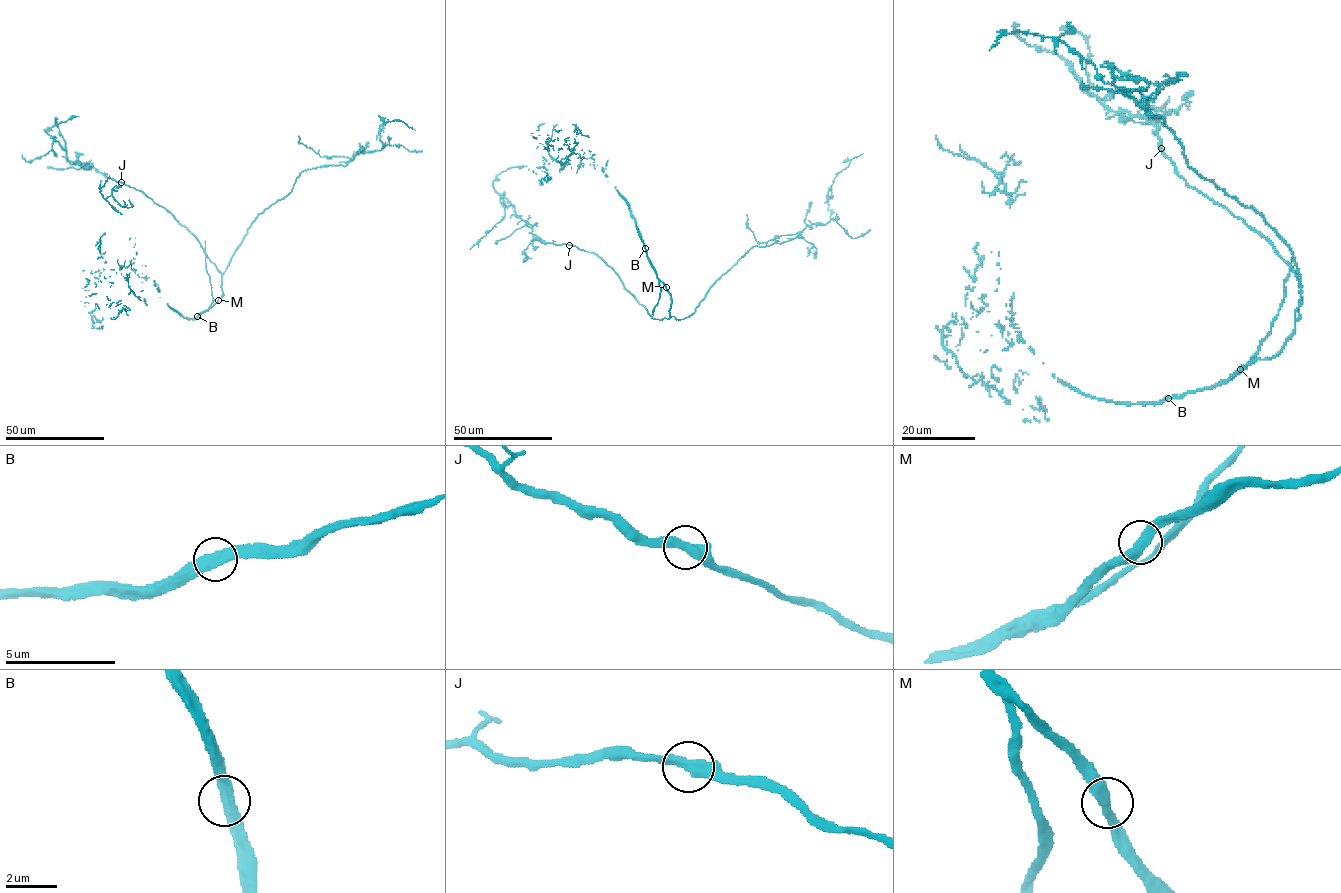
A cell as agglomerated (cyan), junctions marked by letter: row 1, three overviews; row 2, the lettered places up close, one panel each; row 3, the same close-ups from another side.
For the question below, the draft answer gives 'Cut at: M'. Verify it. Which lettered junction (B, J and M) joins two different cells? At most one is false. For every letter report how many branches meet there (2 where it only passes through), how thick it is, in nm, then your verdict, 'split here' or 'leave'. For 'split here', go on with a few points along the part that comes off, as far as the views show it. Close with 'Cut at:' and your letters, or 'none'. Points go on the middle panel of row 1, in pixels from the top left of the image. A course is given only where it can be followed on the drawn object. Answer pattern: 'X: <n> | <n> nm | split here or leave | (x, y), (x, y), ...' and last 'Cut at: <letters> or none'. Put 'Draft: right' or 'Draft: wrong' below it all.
B: 2 | 420 nm | leave
J: 2 | 460 nm | leave
M: 2 | 420 nm | leave
Cut at: none
Draft: wrong

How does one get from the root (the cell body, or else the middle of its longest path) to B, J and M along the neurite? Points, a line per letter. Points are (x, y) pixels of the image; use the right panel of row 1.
B: (1268, 358), (1254, 359), (1243, 364), (1220, 385), (1168, 398)
J: (1268, 358), (1281, 350), (1299, 317), (1300, 282), (1293, 269), (1268, 240), (1241, 218), (1191, 187), (1161, 149)
M: (1268, 358), (1254, 359), (1240, 369)

